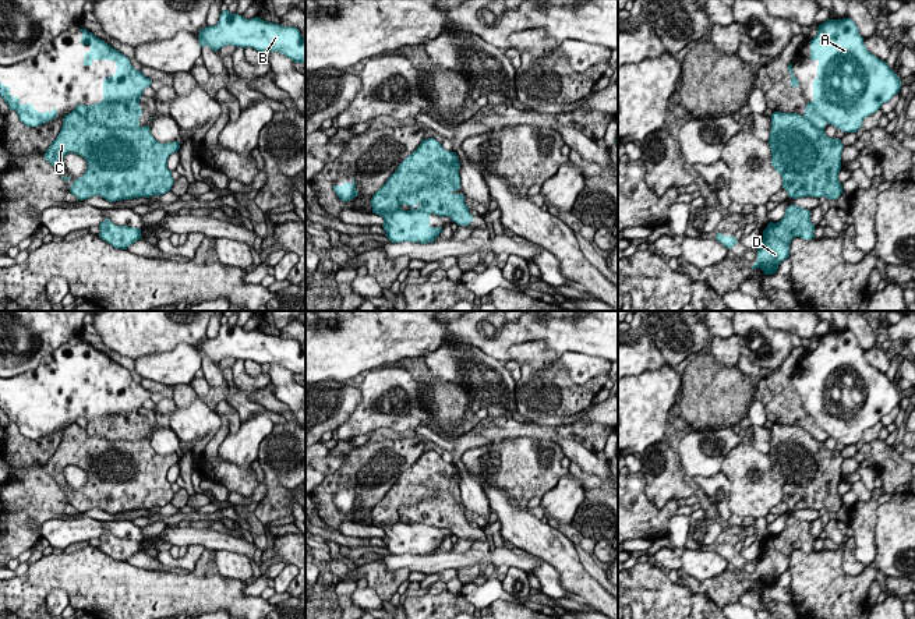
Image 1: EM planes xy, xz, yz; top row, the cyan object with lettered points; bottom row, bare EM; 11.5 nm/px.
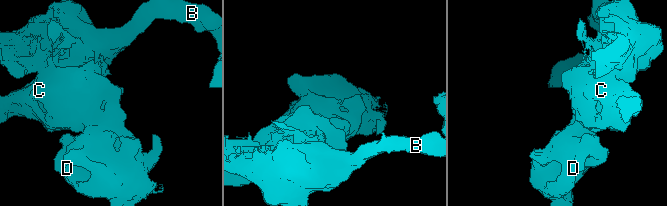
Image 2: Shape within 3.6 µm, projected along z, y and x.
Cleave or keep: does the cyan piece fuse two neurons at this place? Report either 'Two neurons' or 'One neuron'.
Two neurons

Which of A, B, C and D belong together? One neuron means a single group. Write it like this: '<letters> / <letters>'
A B / C D

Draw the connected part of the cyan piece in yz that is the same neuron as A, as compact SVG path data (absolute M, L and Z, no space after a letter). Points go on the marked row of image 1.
M827 20L810 43L810 60L817 60L813 100L803 117L816 128L826 124L856 132L862 120L876 113L901 89L898 75L865 46L854 20Z

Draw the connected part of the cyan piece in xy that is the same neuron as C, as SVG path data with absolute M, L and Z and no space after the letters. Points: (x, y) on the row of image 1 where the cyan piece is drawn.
M73 110L64 116L57 138L43 156L52 166L67 153L82 156L86 171L75 178L70 192L80 201L99 195L116 202L170 191L174 180L167 159L179 149L179 141L158 142L148 125L123 131L99 123L89 124Z

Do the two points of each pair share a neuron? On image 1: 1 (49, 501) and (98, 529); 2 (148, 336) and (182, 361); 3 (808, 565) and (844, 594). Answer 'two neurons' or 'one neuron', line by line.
1: two neurons
2: two neurons
3: one neuron

